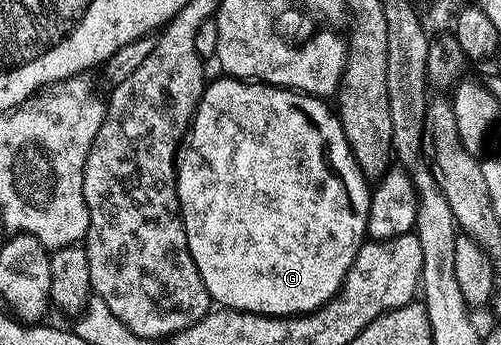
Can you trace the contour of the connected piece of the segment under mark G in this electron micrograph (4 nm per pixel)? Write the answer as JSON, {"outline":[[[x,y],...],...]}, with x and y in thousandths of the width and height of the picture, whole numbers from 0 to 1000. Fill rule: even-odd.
{"outline":[[[443,217],[437,226],[437,235],[421,232],[403,270],[351,458],[355,606],[363,614],[375,728],[383,728],[391,786],[399,786],[399,809],[407,809],[407,832],[429,887],[481,907],[523,907],[529,919],[585,919],[621,907],[675,852],[719,716],[733,696],[735,600],[743,557],[735,516],[719,496],[695,426],[695,403],[673,325],[661,307],[657,316],[645,284],[621,281],[617,270],[599,270],[591,258],[559,258],[553,246],[485,235],[473,223]]]}

